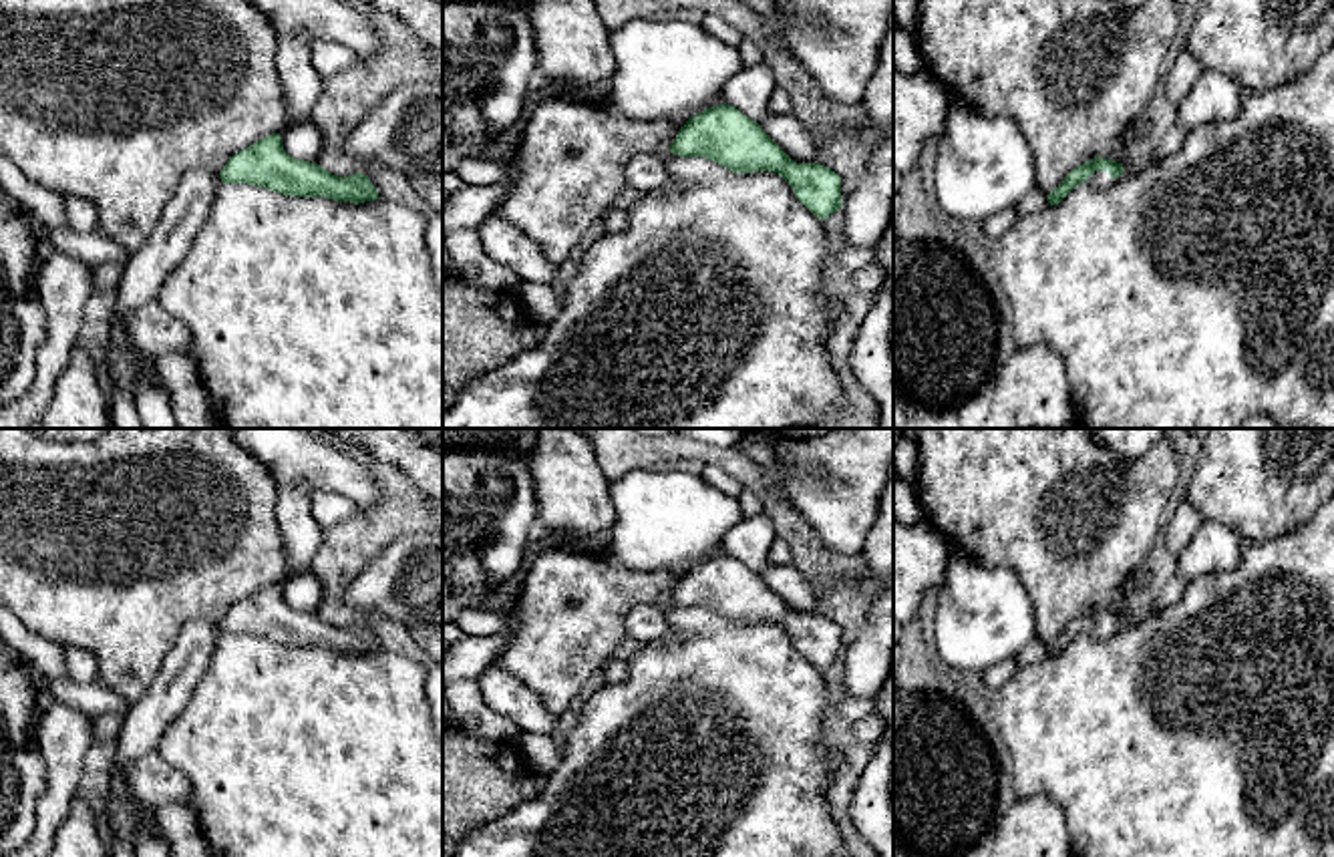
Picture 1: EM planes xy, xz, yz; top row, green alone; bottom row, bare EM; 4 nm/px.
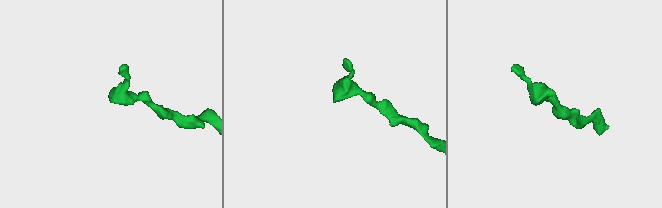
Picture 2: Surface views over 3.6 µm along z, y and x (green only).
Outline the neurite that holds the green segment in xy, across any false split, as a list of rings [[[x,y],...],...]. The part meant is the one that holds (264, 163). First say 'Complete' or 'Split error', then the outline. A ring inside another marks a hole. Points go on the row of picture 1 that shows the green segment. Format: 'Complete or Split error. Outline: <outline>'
Split error. Outline: [[[280,133],[237,151],[219,173],[191,171],[185,175],[151,237],[123,264],[109,330],[109,340],[131,354],[139,366],[133,398],[143,428],[179,428],[179,424],[167,394],[153,382],[153,362],[125,334],[125,318],[157,298],[169,272],[187,255],[221,183],[249,183],[282,195],[350,203],[378,199],[376,187],[364,173],[338,177],[318,163],[290,157]]]

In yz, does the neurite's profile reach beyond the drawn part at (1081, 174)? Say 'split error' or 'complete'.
split error

